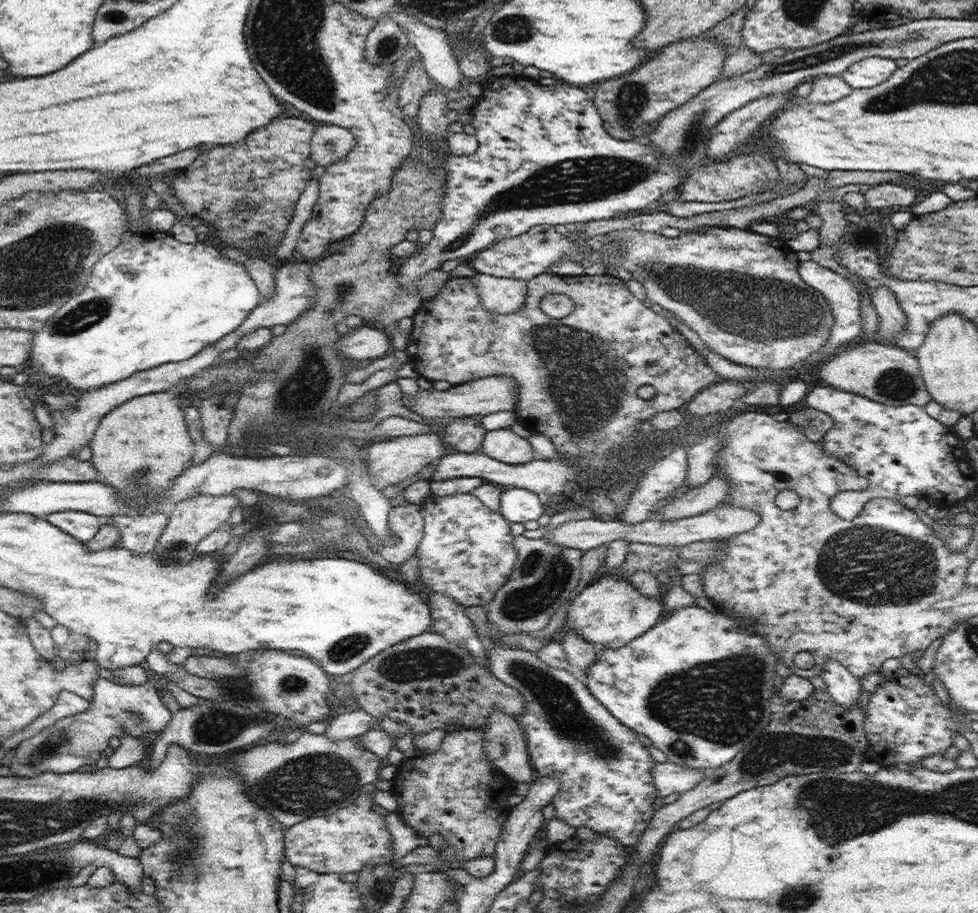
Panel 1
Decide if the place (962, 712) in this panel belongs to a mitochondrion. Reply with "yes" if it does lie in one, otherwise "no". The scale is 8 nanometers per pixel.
no

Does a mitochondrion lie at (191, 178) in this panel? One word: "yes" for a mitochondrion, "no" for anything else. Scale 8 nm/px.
no

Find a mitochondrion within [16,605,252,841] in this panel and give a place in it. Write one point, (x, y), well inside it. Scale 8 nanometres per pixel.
(44, 751)

